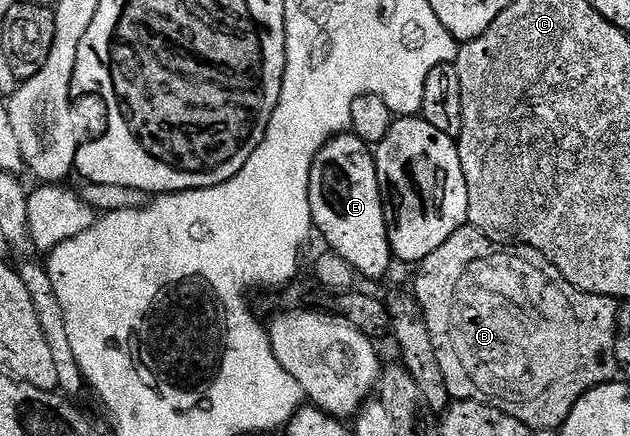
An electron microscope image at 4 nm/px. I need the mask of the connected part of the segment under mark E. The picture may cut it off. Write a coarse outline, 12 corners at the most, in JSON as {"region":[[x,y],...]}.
{"region":[[330,139],[311,221],[360,276],[393,264],[372,148]]}

